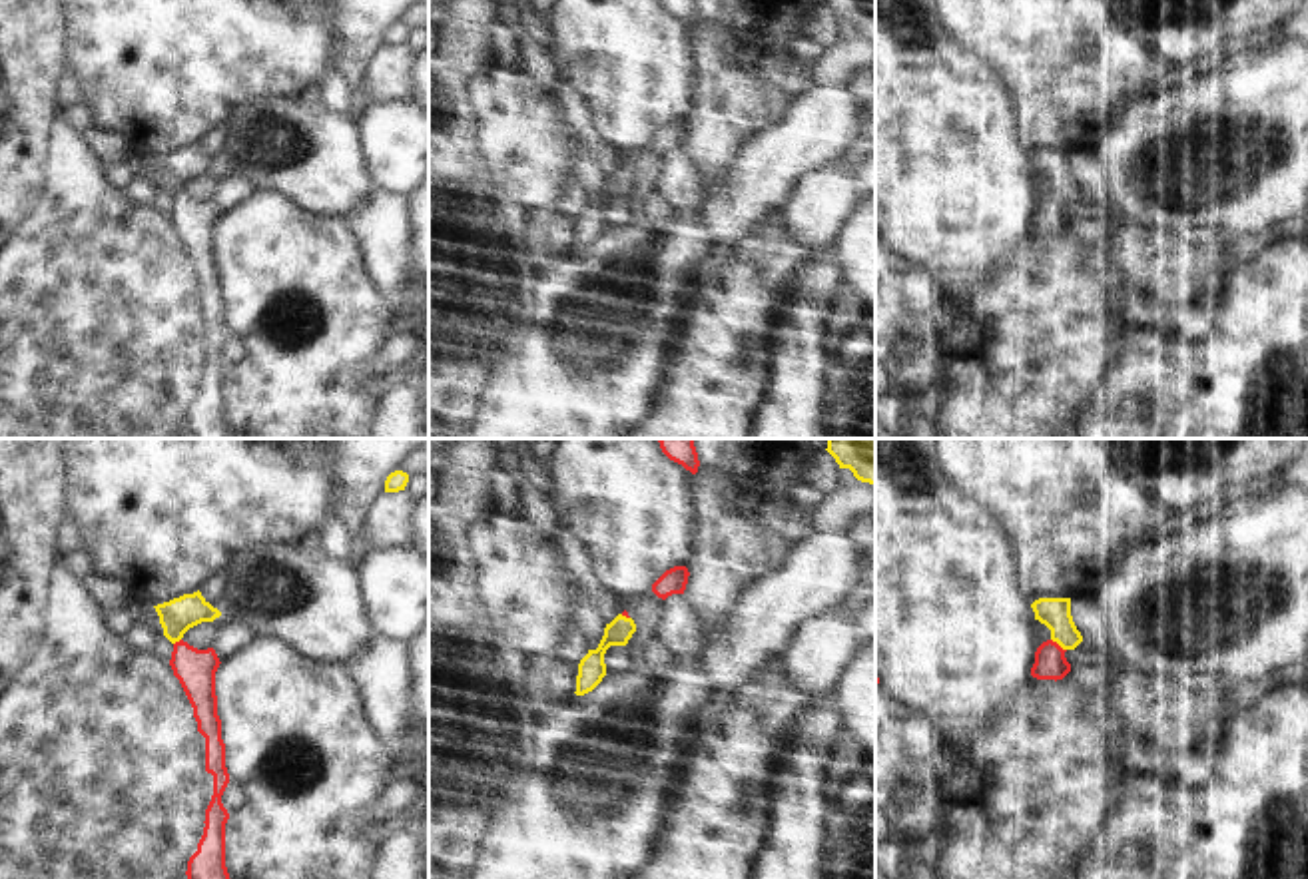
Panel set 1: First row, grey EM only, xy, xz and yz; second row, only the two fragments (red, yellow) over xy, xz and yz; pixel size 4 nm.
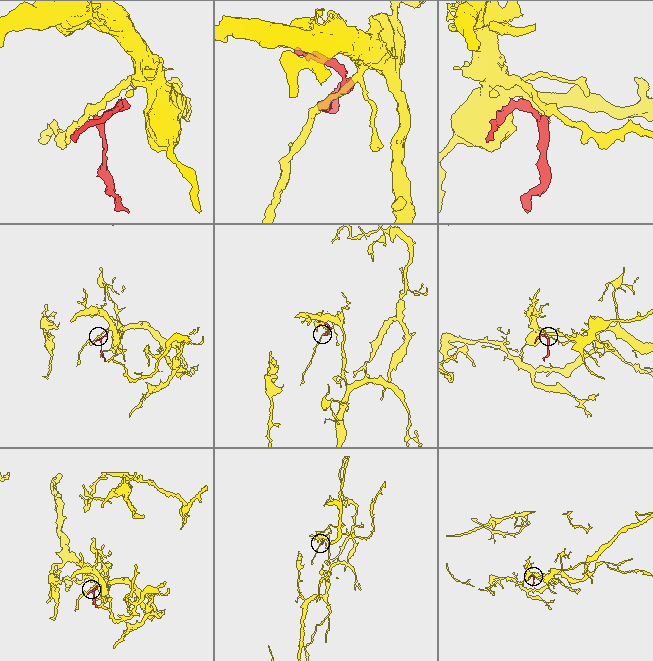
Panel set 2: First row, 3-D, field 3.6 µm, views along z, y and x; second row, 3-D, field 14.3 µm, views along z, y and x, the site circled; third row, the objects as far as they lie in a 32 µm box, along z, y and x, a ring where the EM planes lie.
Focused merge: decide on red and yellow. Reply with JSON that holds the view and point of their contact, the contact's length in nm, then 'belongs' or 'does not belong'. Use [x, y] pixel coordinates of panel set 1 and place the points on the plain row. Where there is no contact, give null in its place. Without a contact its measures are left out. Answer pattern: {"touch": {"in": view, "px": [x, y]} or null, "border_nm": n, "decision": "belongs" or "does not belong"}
{"touch": {"in": "yz", "px": [1057, 198]}, "border_nm": 80, "decision": "belongs"}

